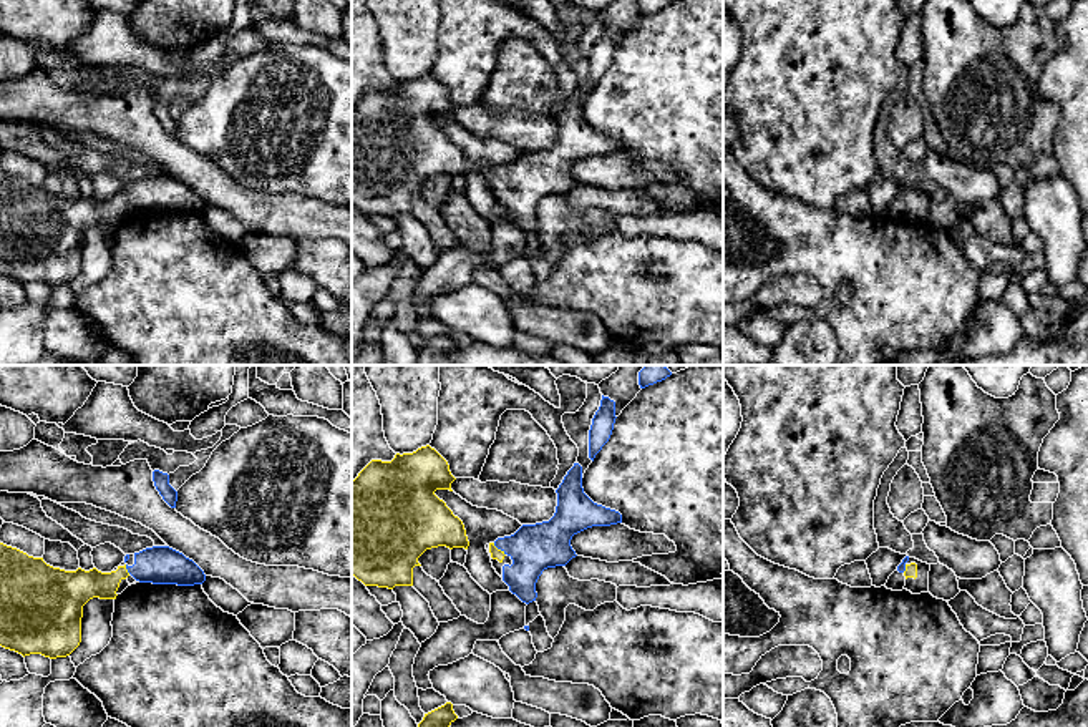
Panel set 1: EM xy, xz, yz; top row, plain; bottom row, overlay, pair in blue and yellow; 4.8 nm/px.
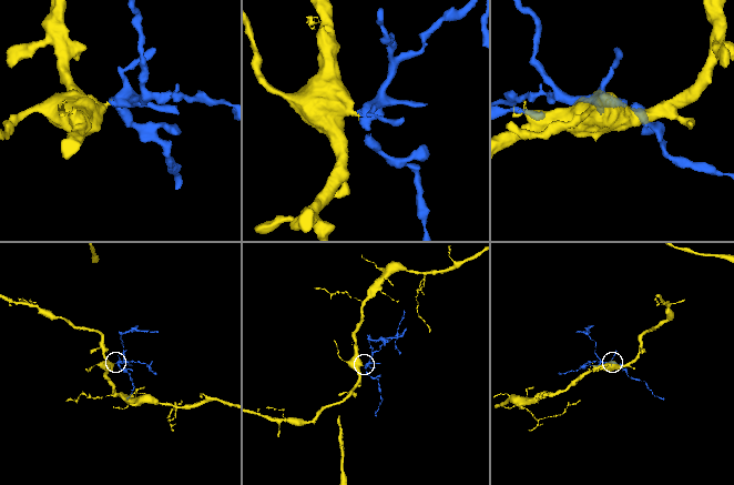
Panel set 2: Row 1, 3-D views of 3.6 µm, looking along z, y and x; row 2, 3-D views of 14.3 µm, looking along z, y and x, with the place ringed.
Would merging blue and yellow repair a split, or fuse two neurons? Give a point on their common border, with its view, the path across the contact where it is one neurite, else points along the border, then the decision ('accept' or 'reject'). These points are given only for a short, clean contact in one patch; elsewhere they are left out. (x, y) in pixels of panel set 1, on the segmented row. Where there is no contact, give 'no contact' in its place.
contact xz (500, 548); way xz (533, 548), (500, 548), (496, 553); accept

